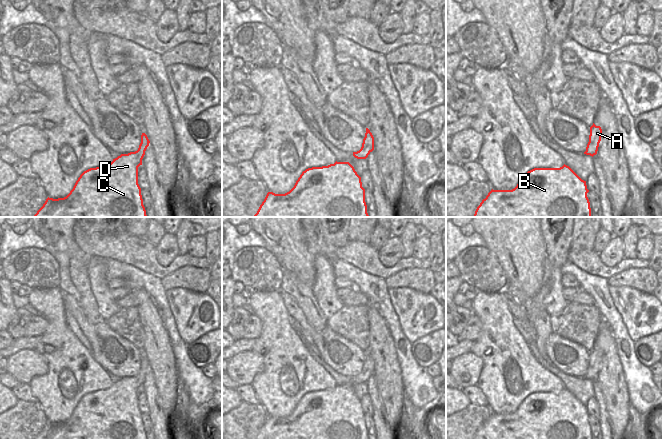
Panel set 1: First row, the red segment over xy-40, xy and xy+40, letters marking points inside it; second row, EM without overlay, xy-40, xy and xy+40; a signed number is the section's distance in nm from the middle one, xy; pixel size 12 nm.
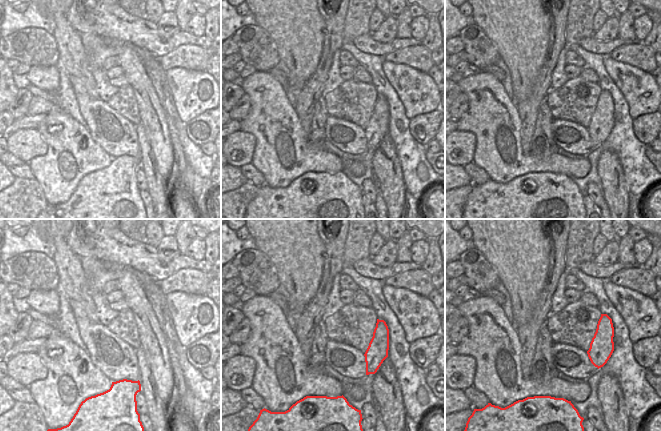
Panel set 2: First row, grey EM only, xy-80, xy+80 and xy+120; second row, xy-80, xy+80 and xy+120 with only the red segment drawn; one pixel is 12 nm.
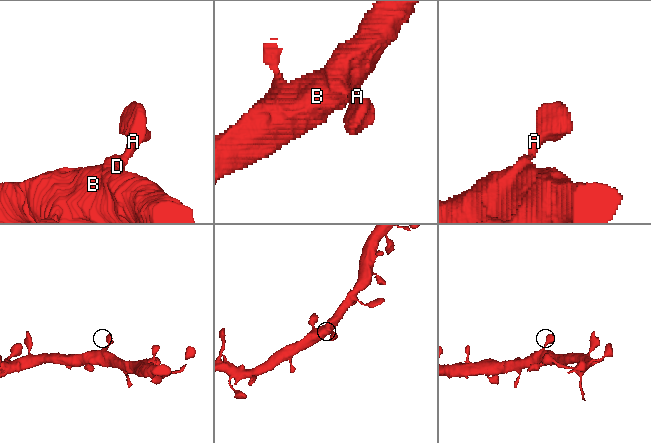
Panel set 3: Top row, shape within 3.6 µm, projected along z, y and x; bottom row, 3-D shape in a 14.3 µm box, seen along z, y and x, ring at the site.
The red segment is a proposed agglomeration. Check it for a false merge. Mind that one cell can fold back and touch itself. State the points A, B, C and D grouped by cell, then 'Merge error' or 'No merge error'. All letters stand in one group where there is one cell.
Groups: A B C D. No merge error.

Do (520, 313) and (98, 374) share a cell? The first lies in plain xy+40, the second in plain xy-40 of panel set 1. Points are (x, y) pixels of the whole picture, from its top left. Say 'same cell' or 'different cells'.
different cells

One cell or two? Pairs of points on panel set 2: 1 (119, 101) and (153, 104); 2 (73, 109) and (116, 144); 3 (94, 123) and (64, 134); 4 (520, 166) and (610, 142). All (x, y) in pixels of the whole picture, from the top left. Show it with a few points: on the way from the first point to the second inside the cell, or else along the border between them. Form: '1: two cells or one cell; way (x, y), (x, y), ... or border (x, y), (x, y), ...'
1: two cells; border (129, 84), (136, 100), (141, 122)
2: two cells; border (74, 93), (79, 112), (86, 125)
3: two cells; border (85, 126), (91, 138), (100, 145)
4: two cells; border (557, 153), (563, 156), (586, 158)

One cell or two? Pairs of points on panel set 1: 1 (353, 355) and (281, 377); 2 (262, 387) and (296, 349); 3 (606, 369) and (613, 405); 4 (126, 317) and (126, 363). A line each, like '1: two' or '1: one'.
1: two
2: one
3: one
4: two

